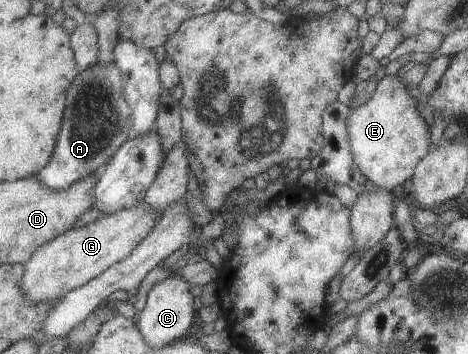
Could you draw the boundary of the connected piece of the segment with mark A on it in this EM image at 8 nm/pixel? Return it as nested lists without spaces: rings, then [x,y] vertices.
[[[98,61],[94,64],[94,68],[90,66],[90,70],[84,70],[82,74],[78,74],[67,91],[65,104],[63,122],[54,155],[51,157],[50,163],[37,175],[40,184],[48,190],[66,190],[74,185],[74,182],[80,182],[93,173],[99,173],[113,158],[116,150],[119,150],[122,144],[132,138],[130,134],[130,116],[132,113],[122,94],[120,68],[114,62],[102,64]]]

